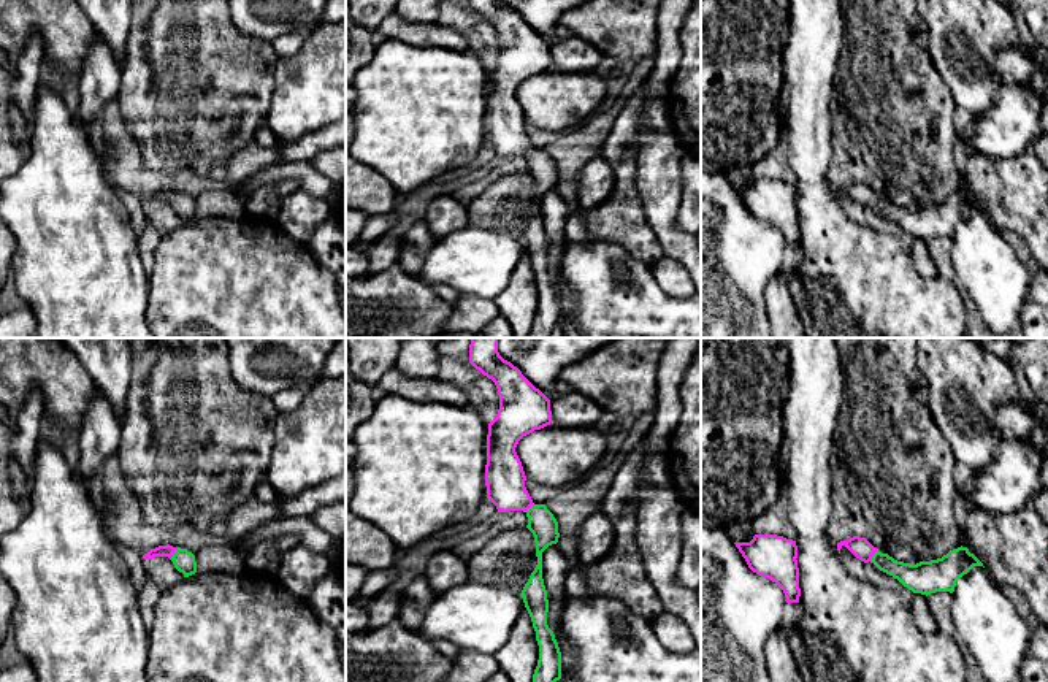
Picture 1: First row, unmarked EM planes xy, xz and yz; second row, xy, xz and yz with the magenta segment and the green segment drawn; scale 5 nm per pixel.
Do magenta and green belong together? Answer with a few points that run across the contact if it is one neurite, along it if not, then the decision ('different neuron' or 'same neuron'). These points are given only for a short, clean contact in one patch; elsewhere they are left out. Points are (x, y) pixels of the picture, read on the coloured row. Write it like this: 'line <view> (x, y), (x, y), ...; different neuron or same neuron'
line xy (162, 551), (173, 552), (184, 562); same neuron

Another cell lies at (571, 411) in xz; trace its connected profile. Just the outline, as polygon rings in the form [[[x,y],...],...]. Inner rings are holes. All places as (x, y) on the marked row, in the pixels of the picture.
[[[577,392],[560,395],[550,400],[552,423],[560,428],[590,428],[601,414],[602,408]]]

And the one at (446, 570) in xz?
[[[441,550],[430,558],[425,576],[438,595],[469,580],[469,569],[466,560],[453,550]]]

